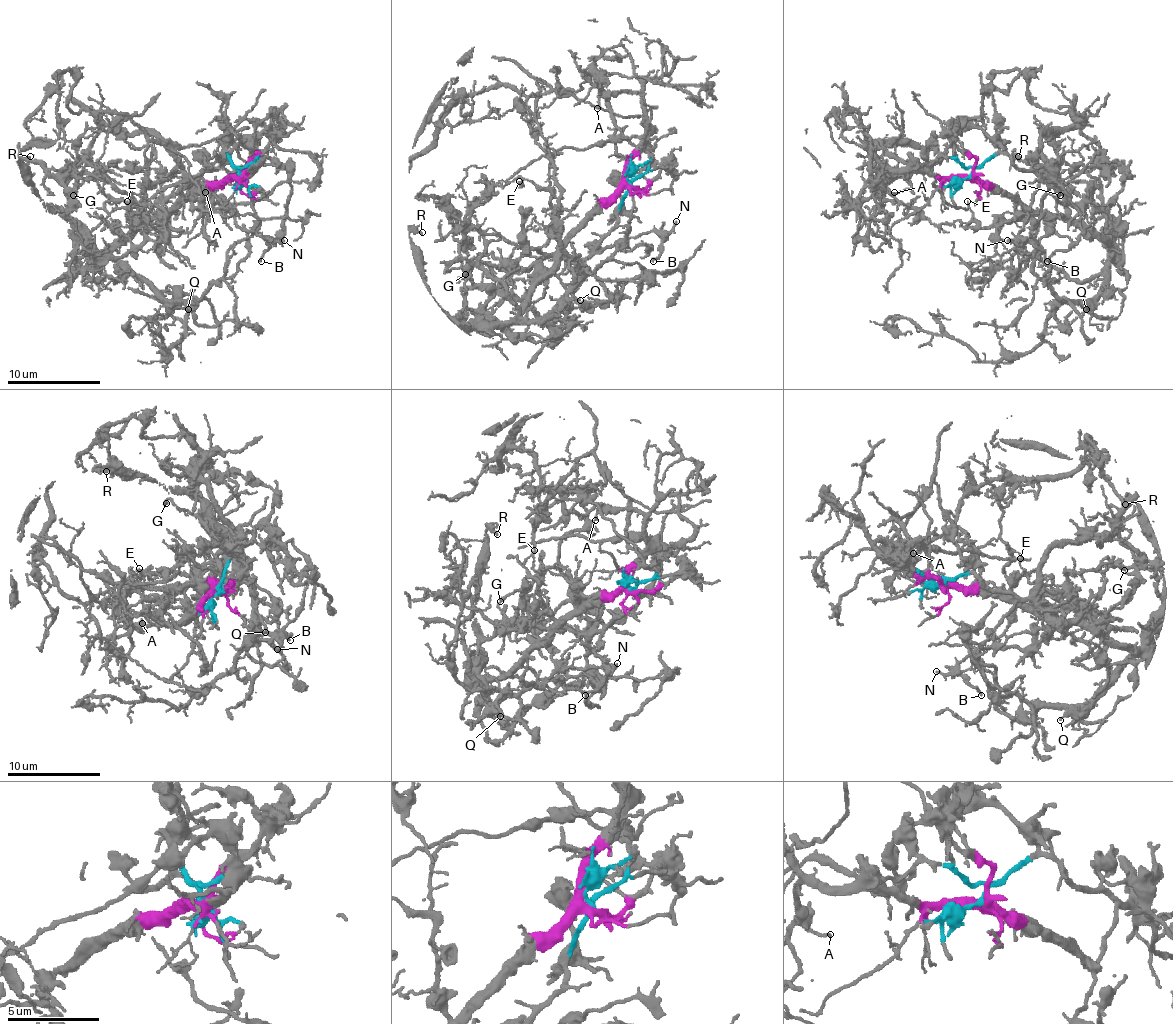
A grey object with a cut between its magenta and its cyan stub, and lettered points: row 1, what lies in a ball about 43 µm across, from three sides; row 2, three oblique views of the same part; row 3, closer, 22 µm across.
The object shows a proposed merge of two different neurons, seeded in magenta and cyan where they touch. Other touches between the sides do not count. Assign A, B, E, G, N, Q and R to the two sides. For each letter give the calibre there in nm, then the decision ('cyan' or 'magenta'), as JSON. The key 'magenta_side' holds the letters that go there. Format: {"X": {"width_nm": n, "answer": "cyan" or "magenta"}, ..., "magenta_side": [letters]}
{"A": {"width_nm": 140, "answer": "magenta"}, "B": {"width_nm": 140, "answer": "cyan"}, "E": {"width_nm": 100, "answer": "magenta"}, "G": {"width_nm": 220, "answer": "magenta"}, "N": {"width_nm": 110, "answer": "cyan"}, "Q": {"width_nm": 140, "answer": "magenta"}, "R": {"width_nm": 220, "answer": "magenta"}, "magenta_side": ["A", "E", "G", "Q", "R"]}

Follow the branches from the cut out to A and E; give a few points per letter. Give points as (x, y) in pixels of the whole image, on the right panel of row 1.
A: (970, 177), (942, 177), (917, 168), (877, 170), (877, 181), (894, 193)
E: (970, 177), (989, 181), (1026, 212), (977, 228), (966, 228), (973, 216), (968, 200)

